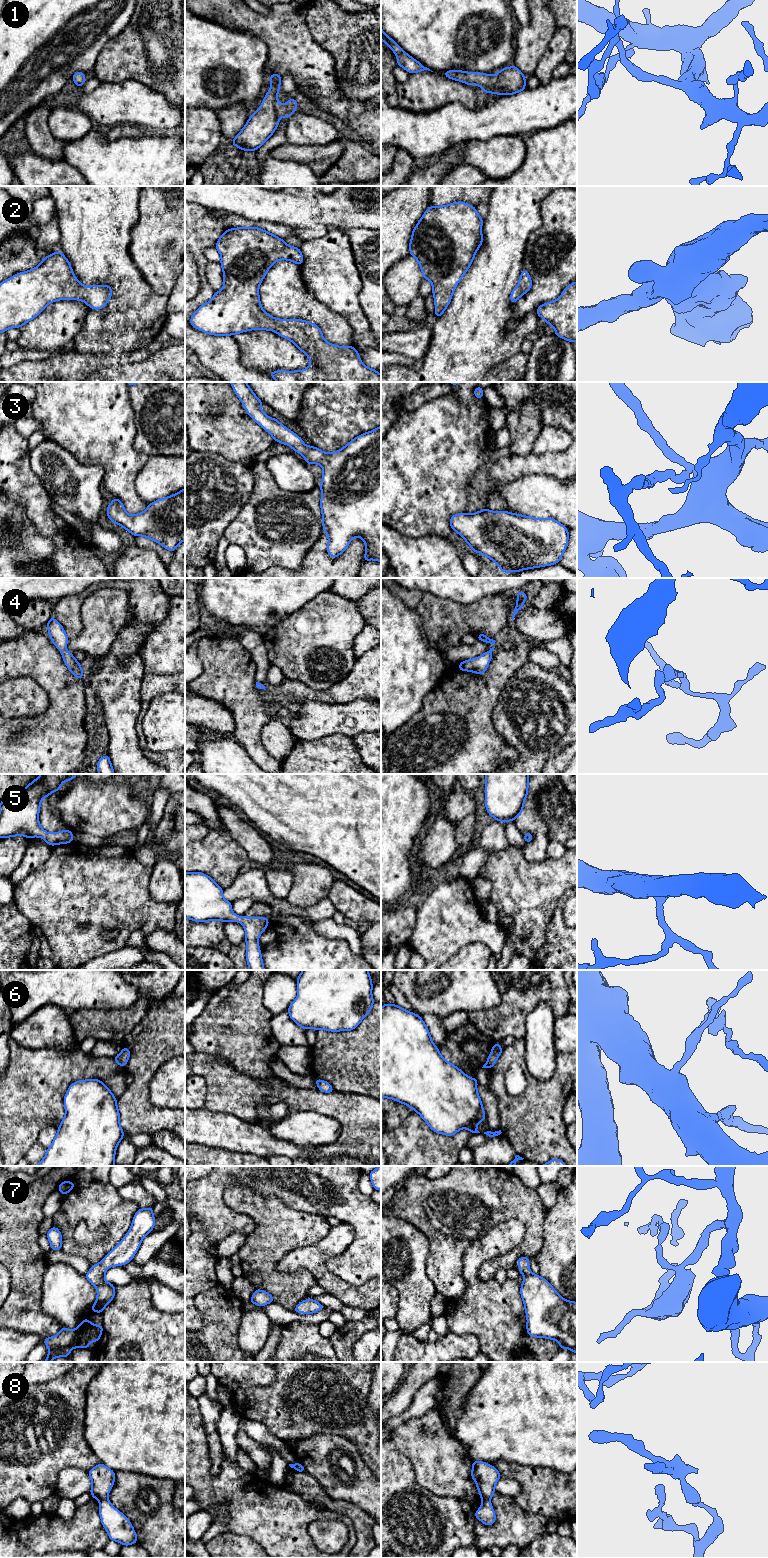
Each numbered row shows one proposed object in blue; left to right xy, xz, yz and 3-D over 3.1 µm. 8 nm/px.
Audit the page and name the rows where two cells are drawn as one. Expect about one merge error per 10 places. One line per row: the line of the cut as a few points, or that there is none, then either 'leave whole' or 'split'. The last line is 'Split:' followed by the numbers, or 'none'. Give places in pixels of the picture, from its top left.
1: no cut; leave whole
2: no cut; leave whole
3: no cut; leave whole
4: no cut; leave whole
5: no cut; leave whole
6: no cut; leave whole
7: no cut; leave whole
8: cut in yz along (489, 1498), (482, 1500); split
Split: 8

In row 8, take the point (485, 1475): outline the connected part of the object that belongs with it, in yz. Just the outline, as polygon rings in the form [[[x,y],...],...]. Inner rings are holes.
[[[473,1460],[472,1462],[471,1477],[476,1482],[481,1499],[491,1499],[496,1483],[501,1478],[499,1471],[488,1463]]]

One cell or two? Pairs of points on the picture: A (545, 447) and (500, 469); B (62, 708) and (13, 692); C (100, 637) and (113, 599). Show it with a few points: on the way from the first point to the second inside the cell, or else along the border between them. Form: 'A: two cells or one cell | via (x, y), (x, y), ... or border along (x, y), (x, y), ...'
A: two cells | border along (533, 451), (537, 453), (558, 452)
B: two cells | border along (37, 683), (46, 692), (48, 707), (28, 717)
C: one cell | via (100, 628), (103, 614), (108, 608)

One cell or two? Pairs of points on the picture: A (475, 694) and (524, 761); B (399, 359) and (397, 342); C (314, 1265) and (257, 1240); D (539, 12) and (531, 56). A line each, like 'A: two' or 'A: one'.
A: two
B: two
C: two
D: one

